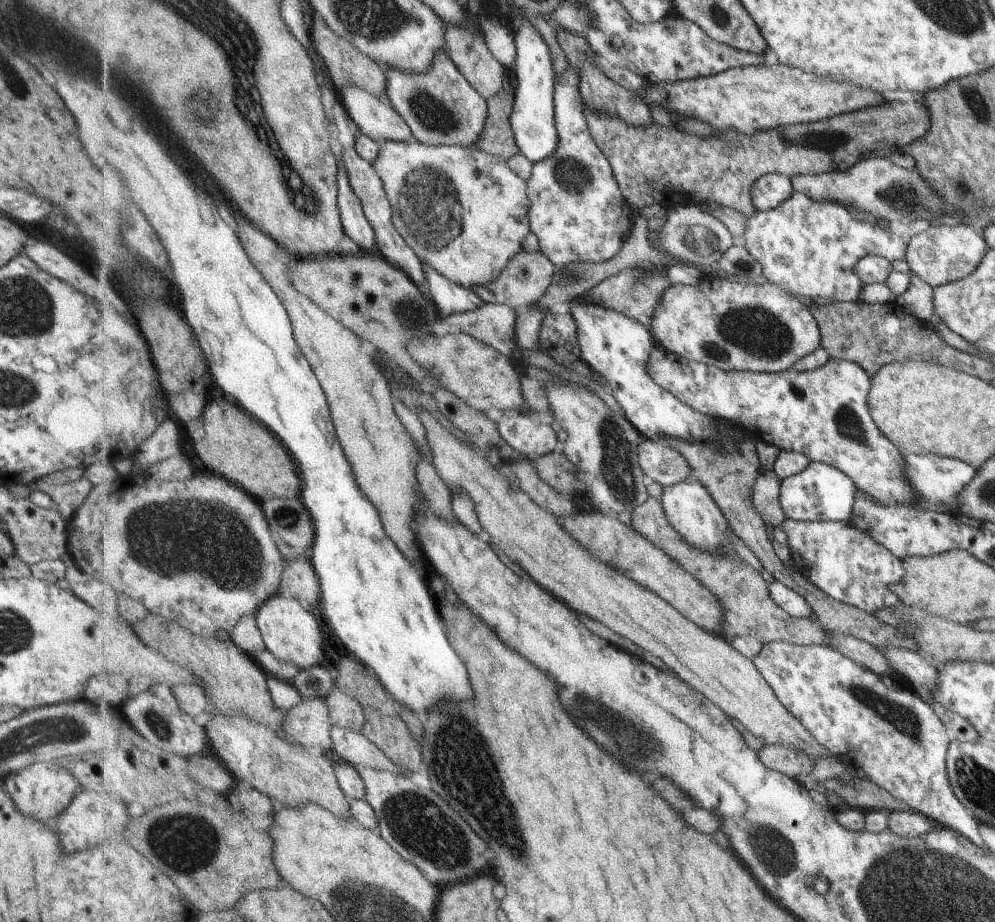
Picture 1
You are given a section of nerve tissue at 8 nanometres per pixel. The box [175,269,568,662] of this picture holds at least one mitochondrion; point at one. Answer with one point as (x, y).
(414, 321)

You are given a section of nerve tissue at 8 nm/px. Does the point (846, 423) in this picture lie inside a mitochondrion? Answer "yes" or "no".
yes

